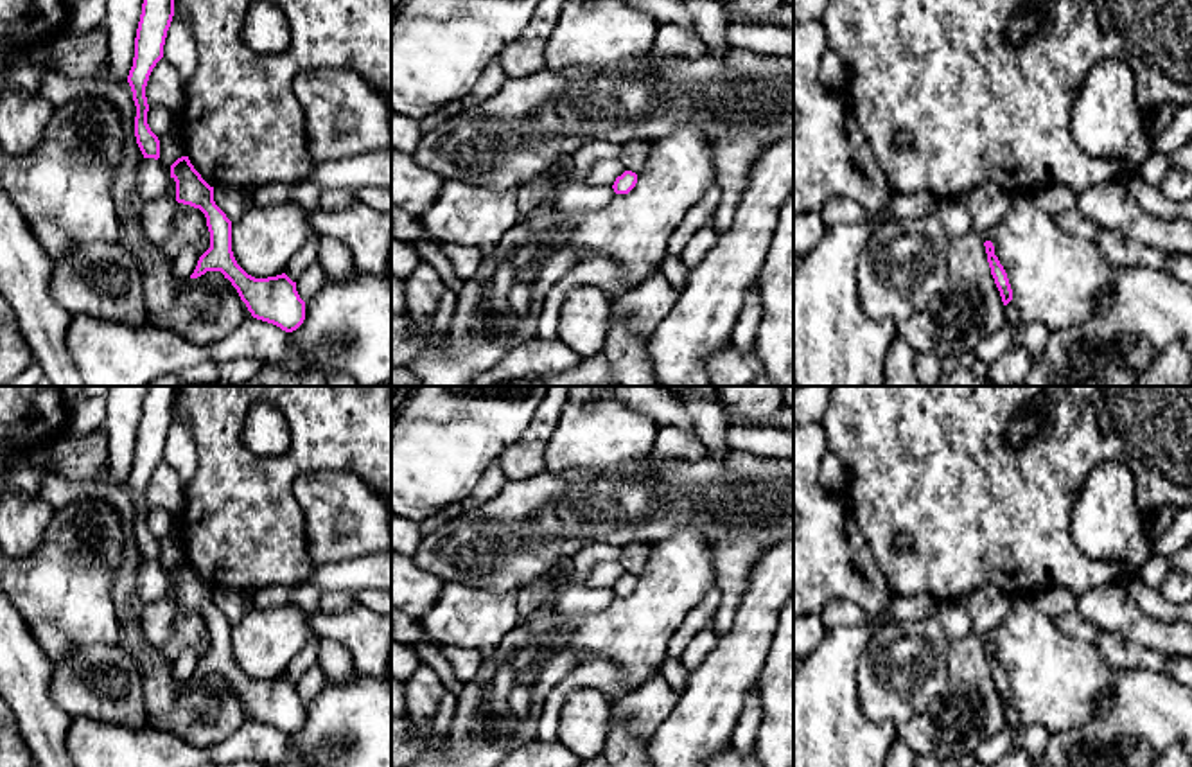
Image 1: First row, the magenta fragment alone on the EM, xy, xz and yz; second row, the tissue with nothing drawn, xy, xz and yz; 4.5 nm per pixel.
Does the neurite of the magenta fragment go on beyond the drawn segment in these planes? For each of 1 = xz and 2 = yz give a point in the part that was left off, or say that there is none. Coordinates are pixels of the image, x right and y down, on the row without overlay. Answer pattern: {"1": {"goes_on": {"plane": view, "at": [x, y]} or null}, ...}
{"1": {"goes_on": null}, "2": {"goes_on": null}}

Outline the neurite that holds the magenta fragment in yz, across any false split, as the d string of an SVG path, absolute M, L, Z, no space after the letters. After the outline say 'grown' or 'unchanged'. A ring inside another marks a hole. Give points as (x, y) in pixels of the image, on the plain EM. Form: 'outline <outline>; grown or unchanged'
outline M986 643L984 648L986 648L991 677L995 681L998 693L1000 693L1004 708L1007 708L1012 702L1012 692L1011 692L1007 675L1005 675L1004 668L1000 666L998 659L995 657L993 645Z; unchanged

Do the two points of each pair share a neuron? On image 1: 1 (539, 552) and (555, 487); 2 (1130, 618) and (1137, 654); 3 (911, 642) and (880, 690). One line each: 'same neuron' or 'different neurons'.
1: same neuron
2: different neurons
3: same neuron

